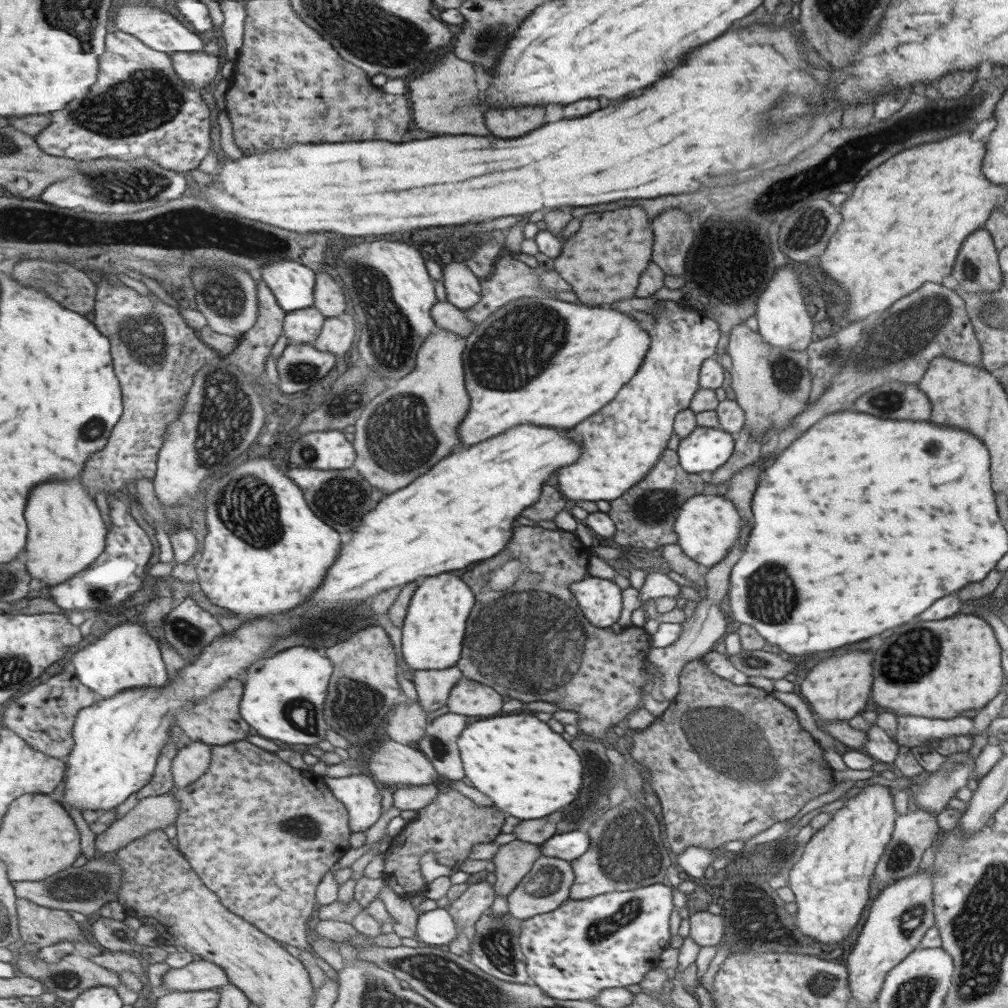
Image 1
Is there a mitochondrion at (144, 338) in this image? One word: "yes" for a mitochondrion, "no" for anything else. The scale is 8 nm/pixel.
yes

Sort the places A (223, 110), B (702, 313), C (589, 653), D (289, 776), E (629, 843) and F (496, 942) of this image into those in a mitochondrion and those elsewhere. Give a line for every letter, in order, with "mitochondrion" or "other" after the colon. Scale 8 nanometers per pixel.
A: other
B: other
C: mitochondrion
D: other
E: mitochondrion
F: mitochondrion

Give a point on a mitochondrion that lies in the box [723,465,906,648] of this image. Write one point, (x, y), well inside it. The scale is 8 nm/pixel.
(771, 597)

